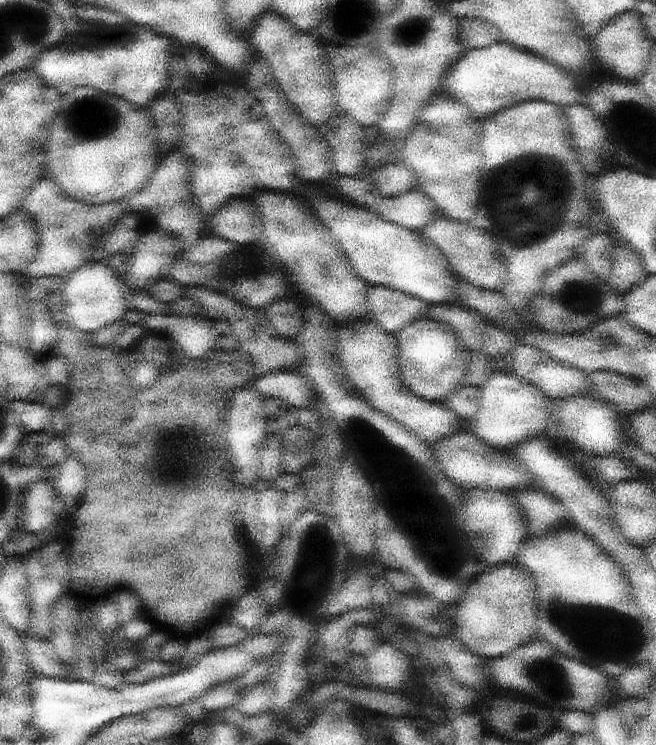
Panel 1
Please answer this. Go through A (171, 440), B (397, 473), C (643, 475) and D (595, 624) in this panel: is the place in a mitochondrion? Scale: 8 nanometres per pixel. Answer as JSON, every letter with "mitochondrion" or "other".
{"A":"other","B":"mitochondrion","C":"other","D":"mitochondrion"}

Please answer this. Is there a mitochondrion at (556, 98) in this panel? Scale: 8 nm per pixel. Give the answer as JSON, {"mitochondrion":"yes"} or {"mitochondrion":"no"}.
{"mitochondrion":"no"}

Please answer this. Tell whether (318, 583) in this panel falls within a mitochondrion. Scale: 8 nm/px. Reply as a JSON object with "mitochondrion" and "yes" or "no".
{"mitochondrion":"yes"}

